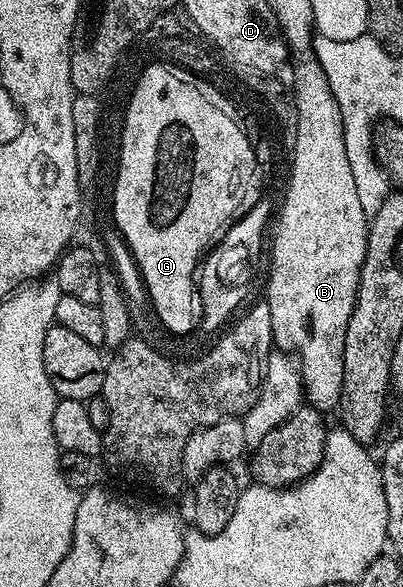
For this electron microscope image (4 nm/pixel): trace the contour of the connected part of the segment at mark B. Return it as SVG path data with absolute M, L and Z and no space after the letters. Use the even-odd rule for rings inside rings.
M313 62L300 72L298 83L295 88L298 89L298 100L300 110L303 112L303 118L300 122L299 145L295 150L293 166L288 171L290 177L290 187L286 190L286 199L282 202L282 215L277 215L278 231L274 234L272 241L272 265L270 275L266 285L266 303L272 316L272 332L274 333L274 346L282 352L293 352L296 355L296 361L302 372L302 389L304 398L309 405L312 405L323 412L329 412L330 409L337 407L342 400L342 385L344 384L344 336L348 332L348 320L354 311L356 304L356 292L360 284L362 275L362 265L366 255L366 241L368 240L368 215L364 208L360 208L360 196L356 192L356 180L352 180L352 167L348 165L348 152L344 152L344 128L342 127L342 117L340 108L332 108L332 100L329 94L324 93L324 84L322 82L322 73L320 73L320 64Z

